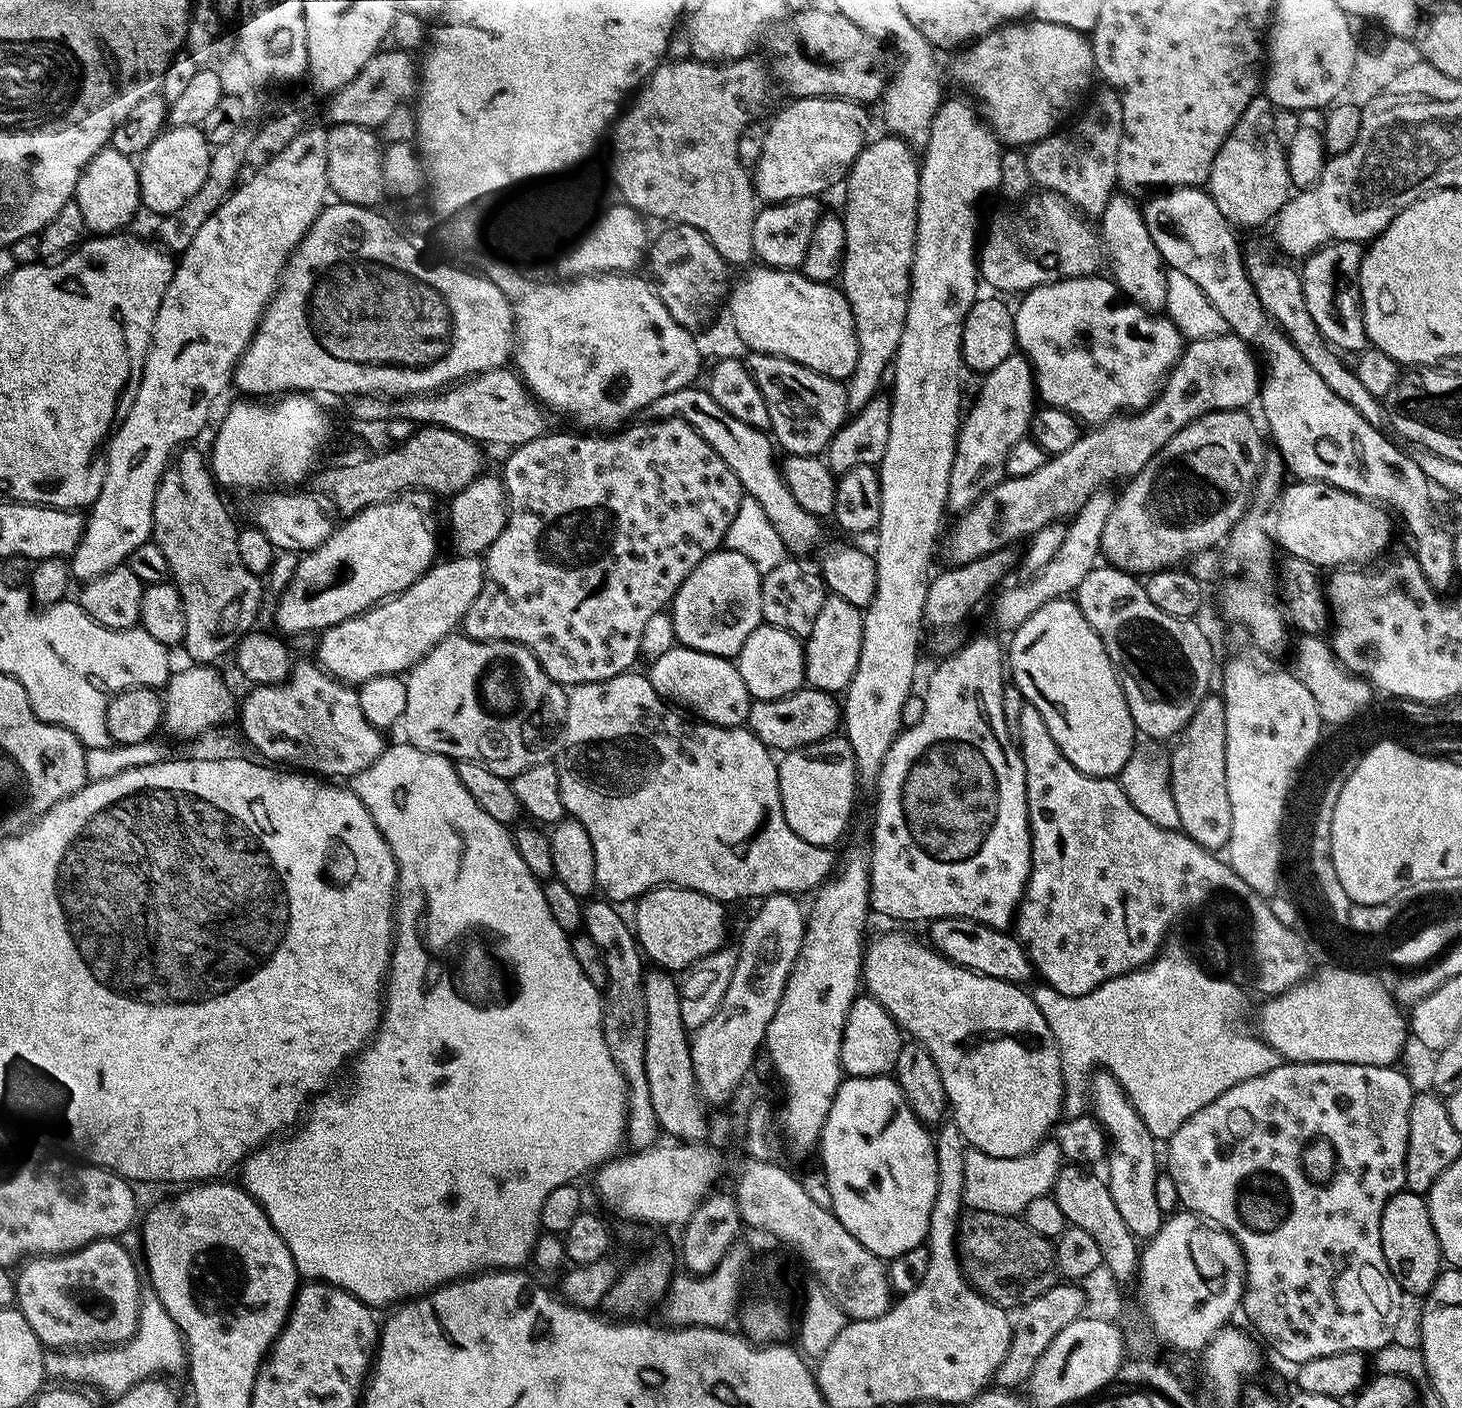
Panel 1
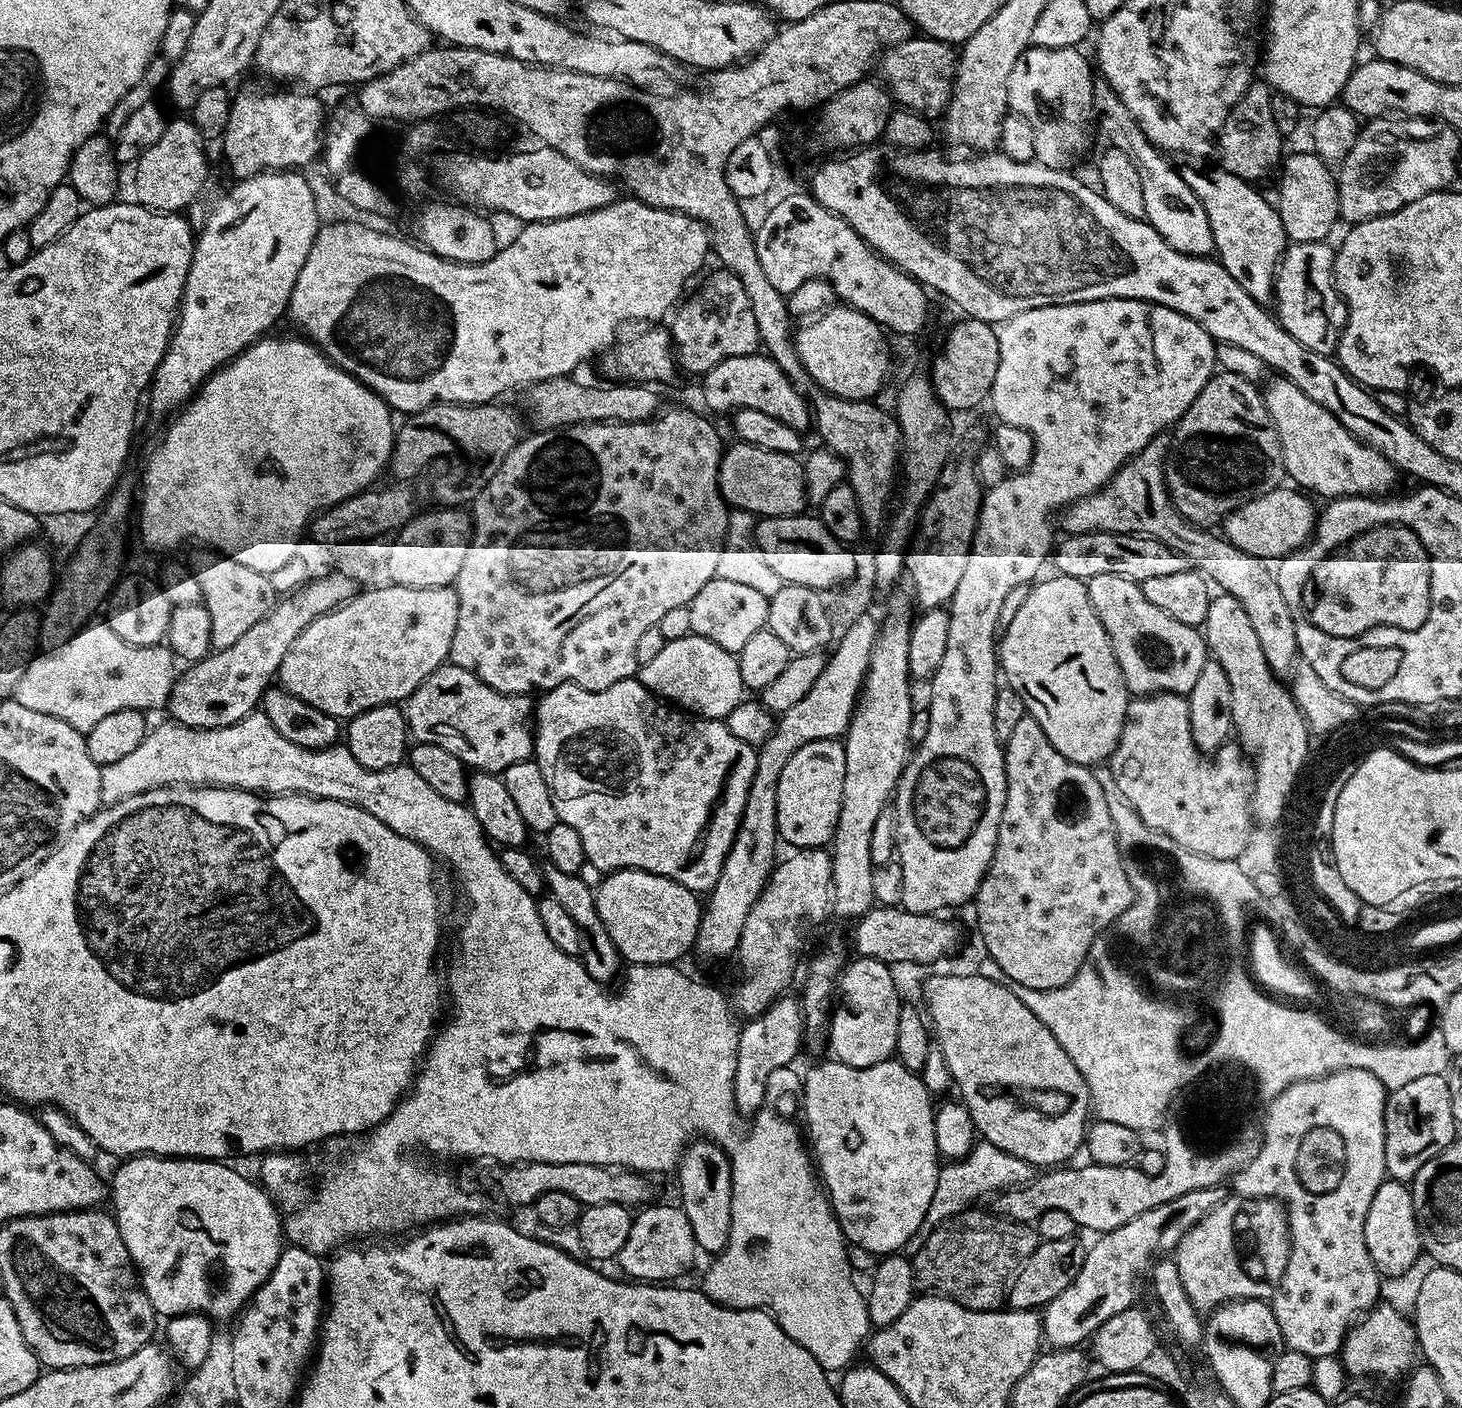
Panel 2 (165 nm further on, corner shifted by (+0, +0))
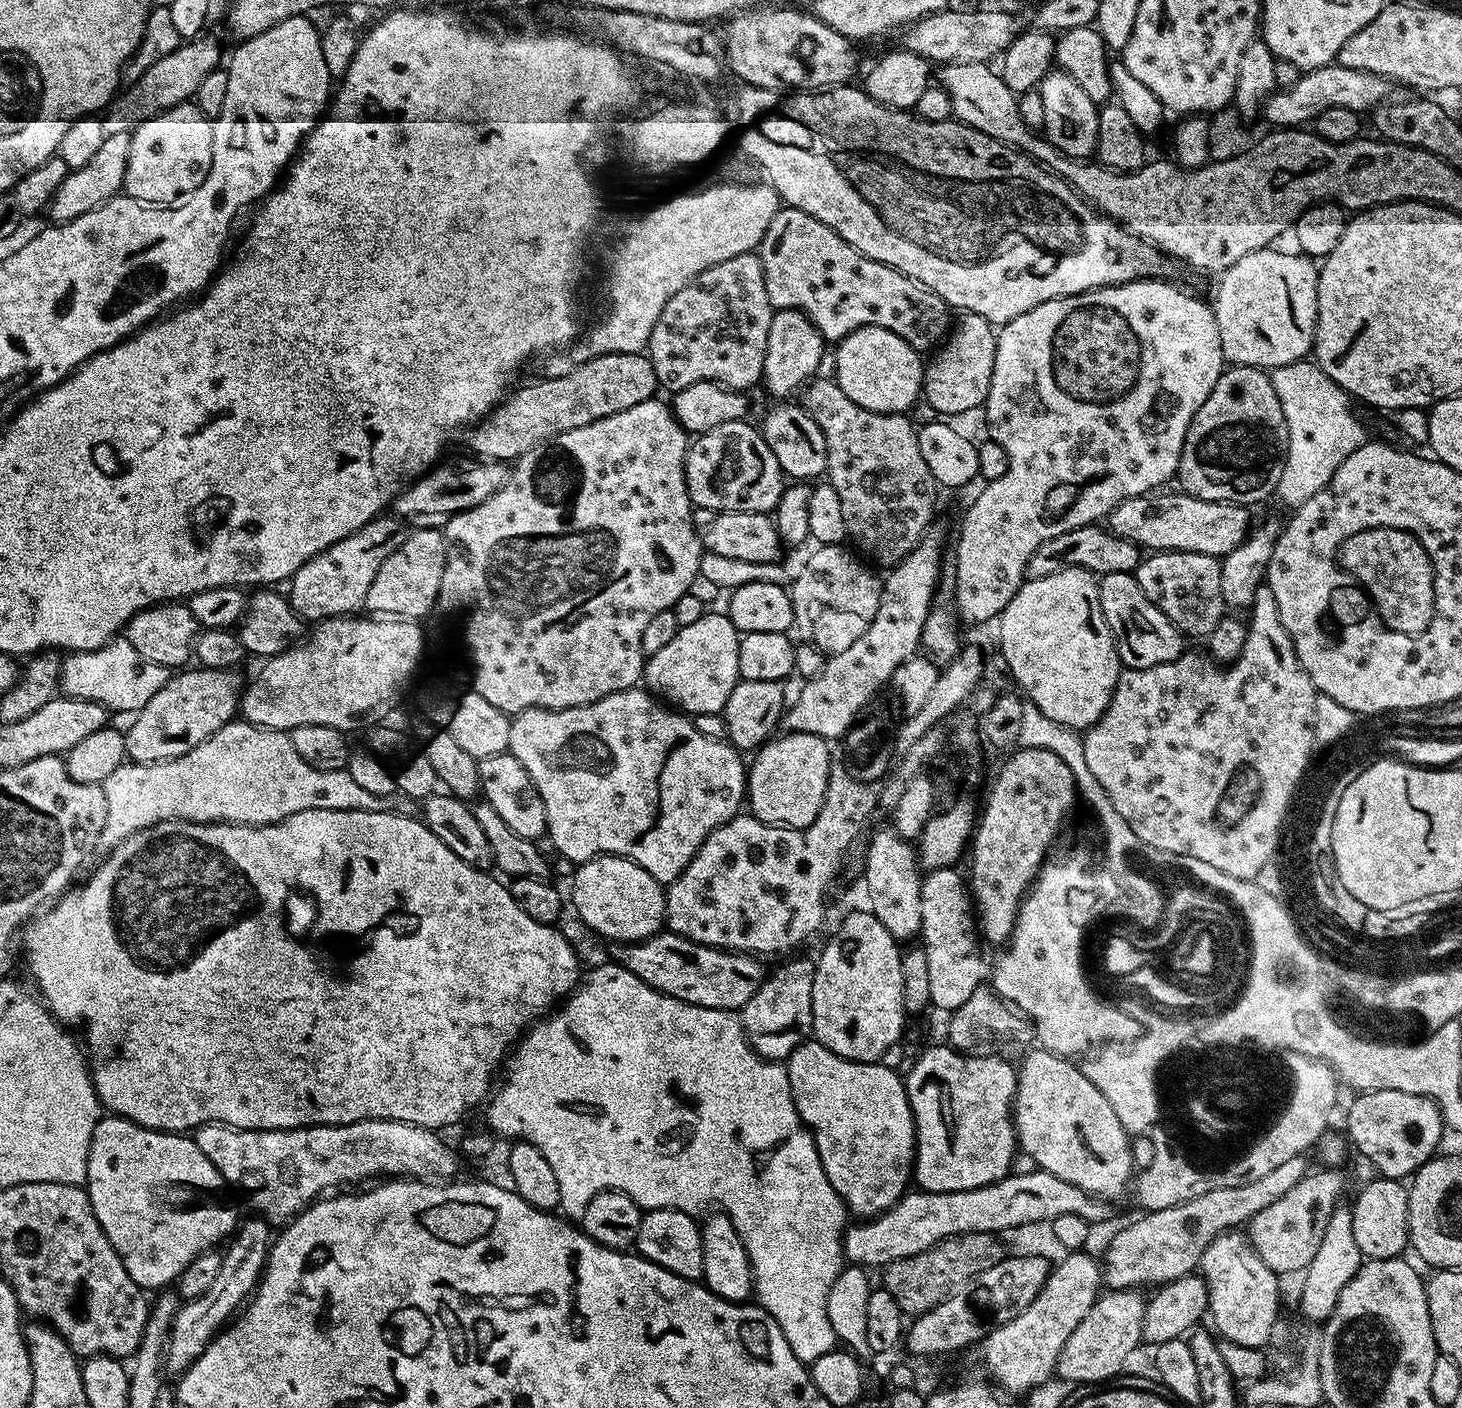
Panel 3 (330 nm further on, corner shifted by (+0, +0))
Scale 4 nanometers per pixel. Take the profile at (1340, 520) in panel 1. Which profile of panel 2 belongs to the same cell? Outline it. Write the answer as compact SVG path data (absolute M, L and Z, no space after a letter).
M1281 486L1246 502L1242 507L1234 509L1229 516L1224 517L1222 521L1224 539L1246 554L1265 558L1287 556L1289 552L1303 548L1313 535L1318 515L1317 505L1312 505L1303 495L1307 496L1295 487Z

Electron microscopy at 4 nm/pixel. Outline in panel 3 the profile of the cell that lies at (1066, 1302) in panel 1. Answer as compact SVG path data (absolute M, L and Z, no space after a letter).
M1295 1156L1287 1162L1282 1162L1276 1169L1270 1170L1265 1176L1257 1178L1254 1182L1246 1182L1243 1186L1218 1186L1218 1190L1210 1190L1206 1194L1182 1202L1178 1206L1140 1214L1133 1224L1128 1224L1113 1234L1112 1241L1109 1242L1108 1249L1104 1252L1104 1260L1102 1256L1103 1283L1112 1290L1140 1290L1143 1289L1143 1284L1159 1286L1170 1280L1177 1280L1195 1273L1206 1246L1215 1236L1219 1236L1221 1232L1236 1230L1247 1225L1254 1214L1260 1214L1262 1210L1266 1210L1266 1206L1278 1202L1278 1198L1282 1198L1282 1194L1287 1194L1291 1188L1298 1186L1298 1182L1302 1182L1302 1178L1310 1171L1310 1165L1306 1161L1304 1156Z

